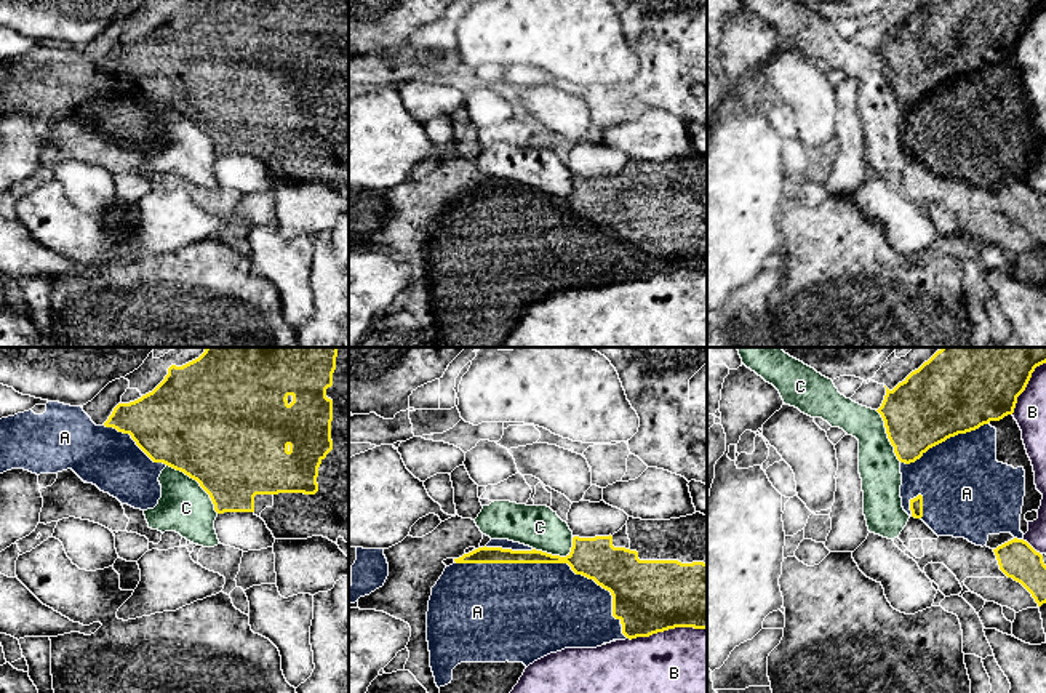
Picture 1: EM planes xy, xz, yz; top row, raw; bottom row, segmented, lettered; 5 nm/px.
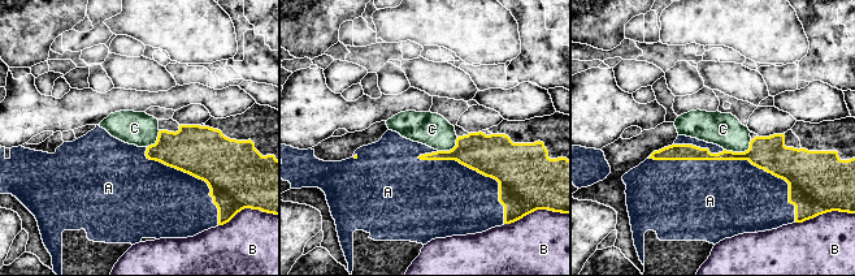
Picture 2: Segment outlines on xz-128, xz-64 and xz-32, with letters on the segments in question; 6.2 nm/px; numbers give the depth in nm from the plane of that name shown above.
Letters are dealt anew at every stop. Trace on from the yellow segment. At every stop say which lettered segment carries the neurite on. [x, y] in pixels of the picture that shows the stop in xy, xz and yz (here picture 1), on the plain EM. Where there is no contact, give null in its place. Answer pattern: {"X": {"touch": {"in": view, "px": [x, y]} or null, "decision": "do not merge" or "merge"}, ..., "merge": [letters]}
{"A": {"touch": {"in": "xz", "px": [555, 204]}, "decision": "merge"}, "B": {"touch": {"in": "xz", "px": [666, 271]}, "decision": "do not merge"}, "C": {"touch": {"in": "xy", "px": [197, 122]}, "decision": "do not merge"}, "merge": ["A"]}

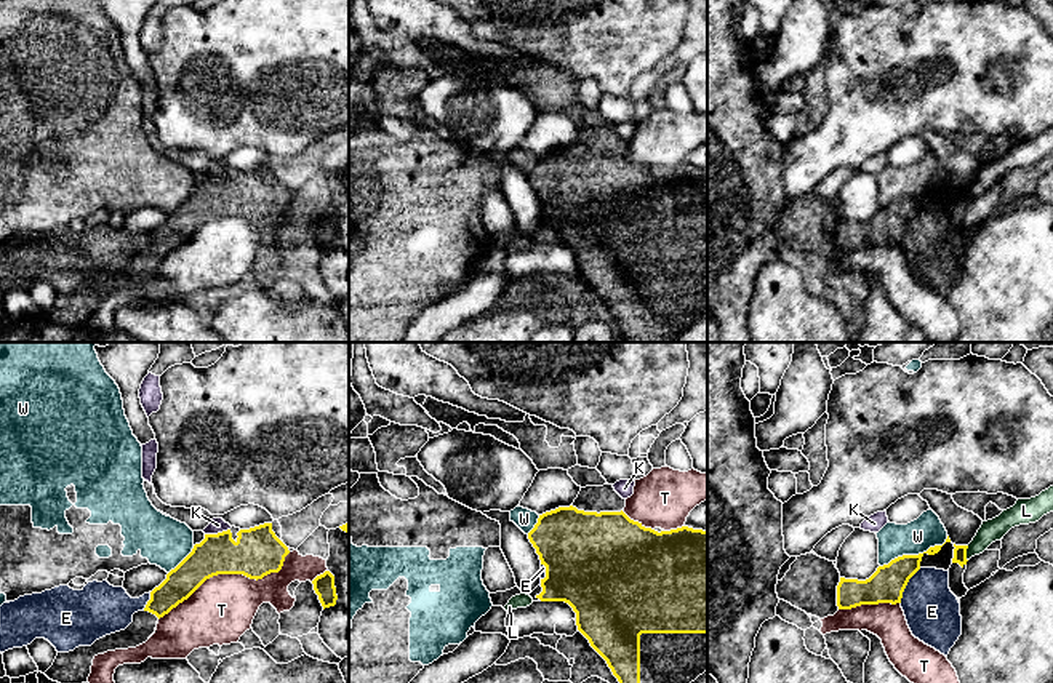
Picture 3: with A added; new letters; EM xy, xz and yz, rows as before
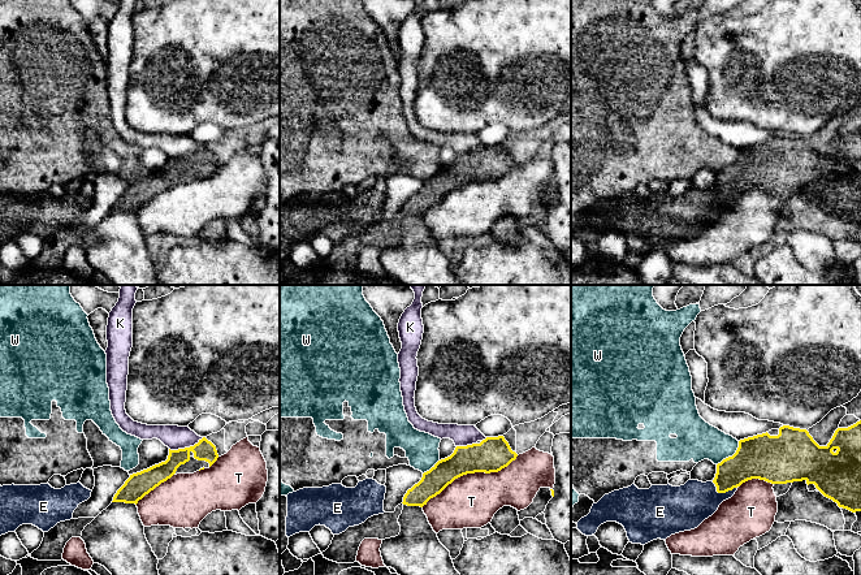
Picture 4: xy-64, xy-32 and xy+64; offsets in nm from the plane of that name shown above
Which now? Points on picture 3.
{"E": {"touch": {"in": "yz", "px": [906, 226]}, "decision": "merge"}, "K": {"touch": {"in": "xy", "px": [218, 175]}, "decision": "do not merge"}, "L": {"touch": {"in": "yz", "px": [965, 195]}, "decision": "do not merge"}, "T": {"touch": {"in": "xy", "px": [228, 215]}, "decision": "do not merge"}, "W": {"touch": {"in": "yz", "px": [914, 197]}, "decision": "do not merge"}, "merge": ["E"]}

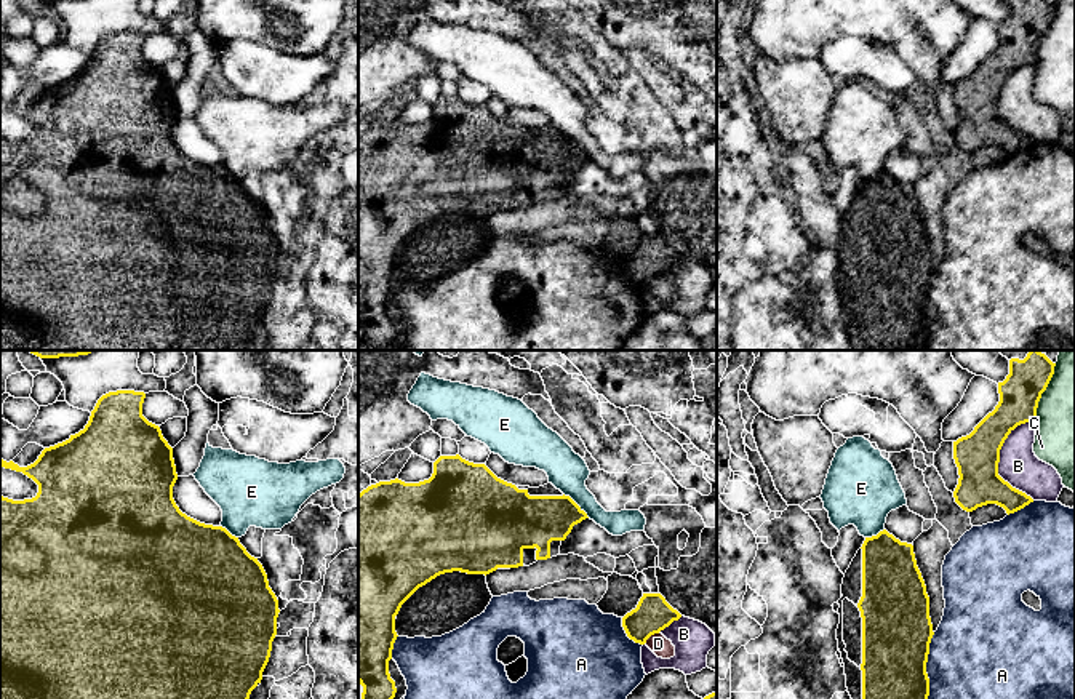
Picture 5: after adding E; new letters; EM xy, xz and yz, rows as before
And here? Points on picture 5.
{"A": {"touch": {"in": "yz", "px": [925, 309]}, "decision": "do not merge"}, "B": {"touch": {"in": "yz", "px": [997, 106]}, "decision": "do not merge"}, "C": {"touch": {"in": "yz", "px": [1043, 32]}, "decision": "do not merge"}, "D": {"touch": {"in": "xz", "px": [651, 275]}, "decision": "do not merge"}, "E": {"touch": {"in": "xz", "px": [576, 146]}, "decision": "do not merge"}, "merge": []}

